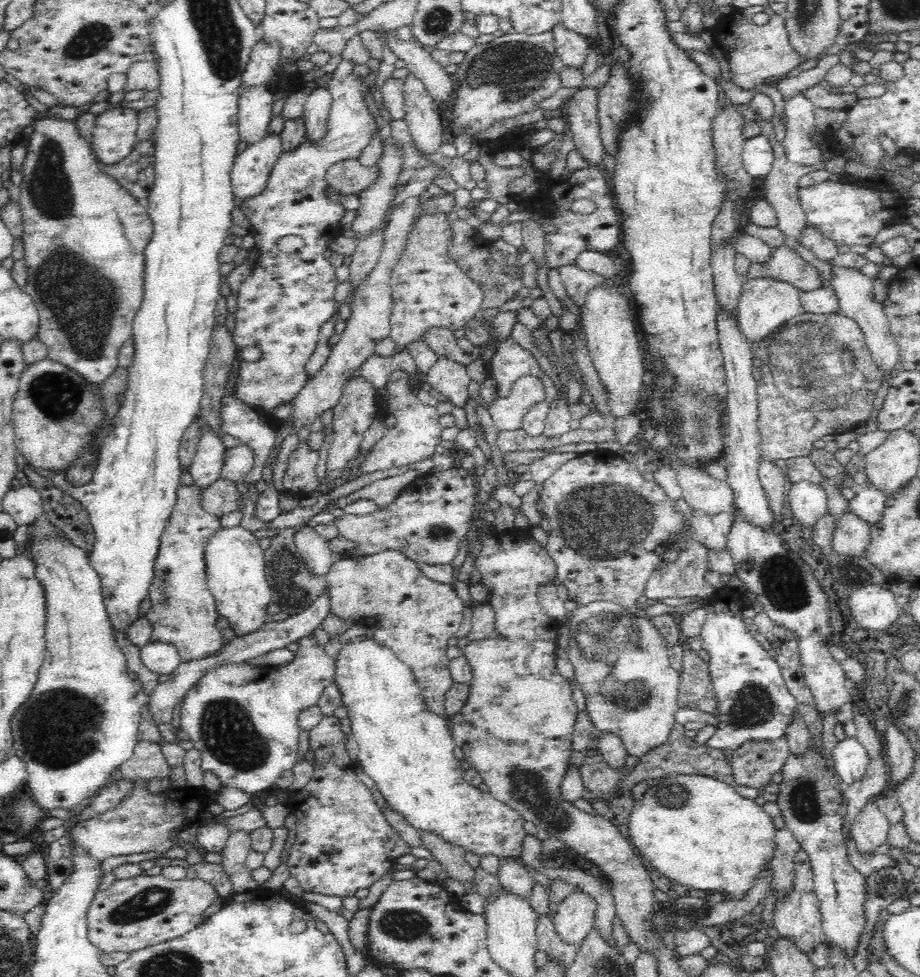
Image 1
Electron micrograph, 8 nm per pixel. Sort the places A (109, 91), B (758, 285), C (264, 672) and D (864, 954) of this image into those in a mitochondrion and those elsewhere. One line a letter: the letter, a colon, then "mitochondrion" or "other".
A: other
B: other
C: other
D: other

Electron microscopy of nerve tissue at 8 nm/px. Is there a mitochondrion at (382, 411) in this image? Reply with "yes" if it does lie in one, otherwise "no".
no

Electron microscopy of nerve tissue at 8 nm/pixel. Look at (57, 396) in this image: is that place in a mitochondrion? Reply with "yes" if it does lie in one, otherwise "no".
yes

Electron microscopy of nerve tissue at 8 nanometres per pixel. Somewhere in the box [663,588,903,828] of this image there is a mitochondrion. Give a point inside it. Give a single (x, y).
(752, 705)

